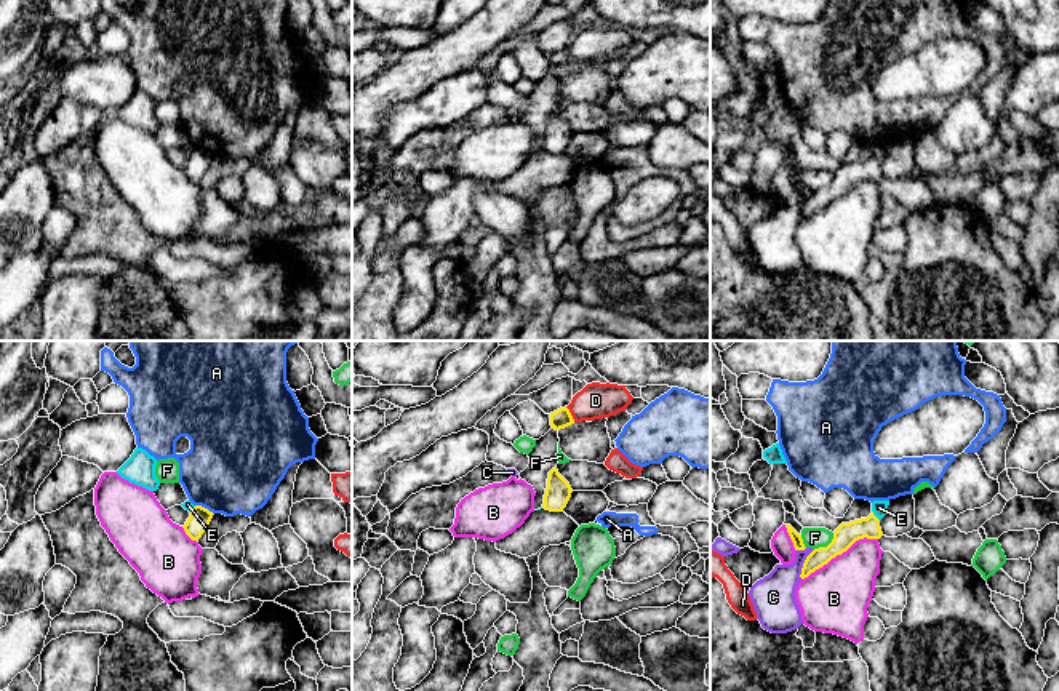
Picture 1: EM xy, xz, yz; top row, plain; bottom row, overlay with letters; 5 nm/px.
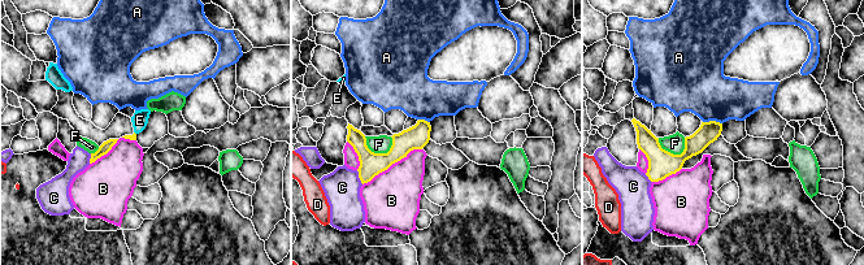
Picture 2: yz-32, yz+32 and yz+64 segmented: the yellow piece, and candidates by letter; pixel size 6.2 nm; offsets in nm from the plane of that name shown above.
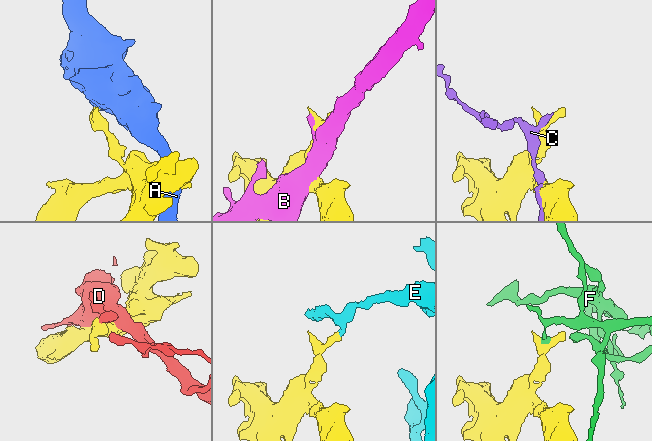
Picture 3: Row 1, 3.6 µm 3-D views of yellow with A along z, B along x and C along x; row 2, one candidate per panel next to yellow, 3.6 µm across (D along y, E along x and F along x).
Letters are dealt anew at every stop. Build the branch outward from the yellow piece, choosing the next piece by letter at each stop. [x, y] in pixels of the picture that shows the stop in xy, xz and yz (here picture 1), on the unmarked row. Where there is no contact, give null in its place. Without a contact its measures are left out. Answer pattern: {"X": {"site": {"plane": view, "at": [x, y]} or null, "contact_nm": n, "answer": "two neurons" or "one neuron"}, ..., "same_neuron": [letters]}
{"A": {"site": {"plane": "xy", "at": [205, 151]}, "contact_nm": 110, "answer": "two neurons"}, "B": {"site": {"plane": "yz", "at": [839, 195]}, "contact_nm": 440, "answer": "two neurons"}, "C": {"site": {"plane": "yz", "at": [803, 205]}, "contact_nm": 170, "answer": "two neurons"}, "D": {"site": {"plane": "xz", "at": [570, 56]}, "contact_nm": 90, "answer": "two neurons"}, "E": {"site": {"plane": "yz", "at": [874, 157]}, "contact_nm": 70, "answer": "two neurons"}, "F": {"site": {"plane": "yz", "at": [827, 187]}, "contact_nm": 130, "answer": "two neurons"}, "same_neuron": []}

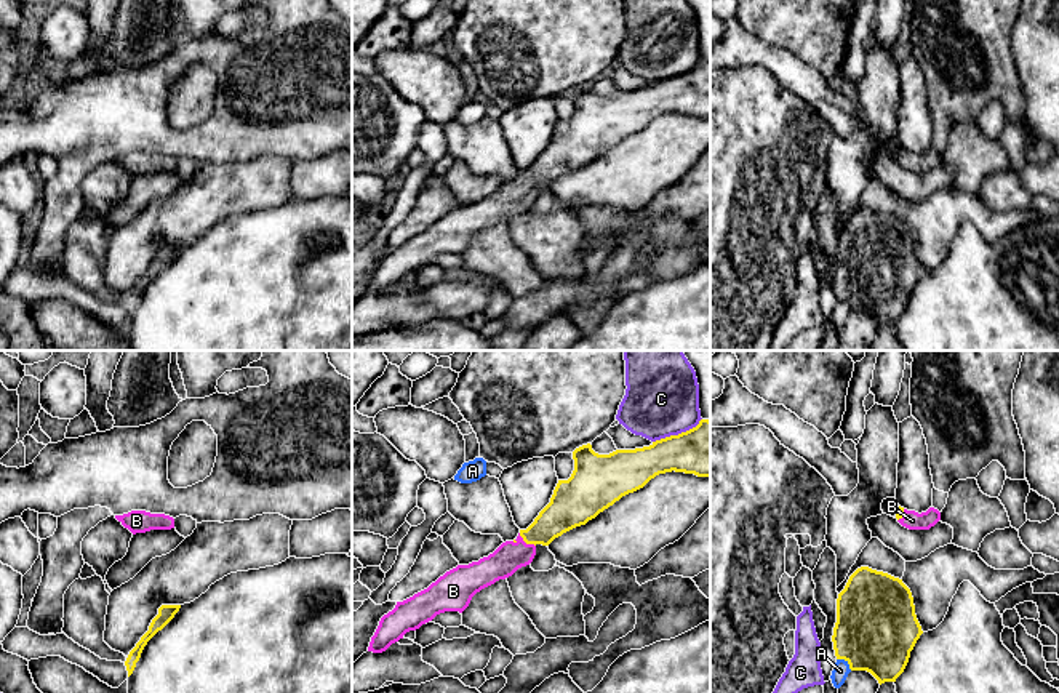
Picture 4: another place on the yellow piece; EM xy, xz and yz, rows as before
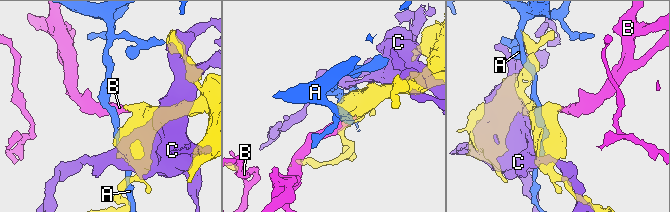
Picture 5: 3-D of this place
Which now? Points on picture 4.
{"A": {"site": {"plane": "yz", "at": [845, 301]}, "contact_nm": 100, "answer": "two neurons"}, "B": {"site": {"plane": "xz", "at": [527, 184]}, "contact_nm": 110, "answer": "one neuron"}, "C": {"site": {"plane": "xz", "at": [679, 76]}, "contact_nm": 280, "answer": "two neurons"}, "same_neuron": ["B"]}

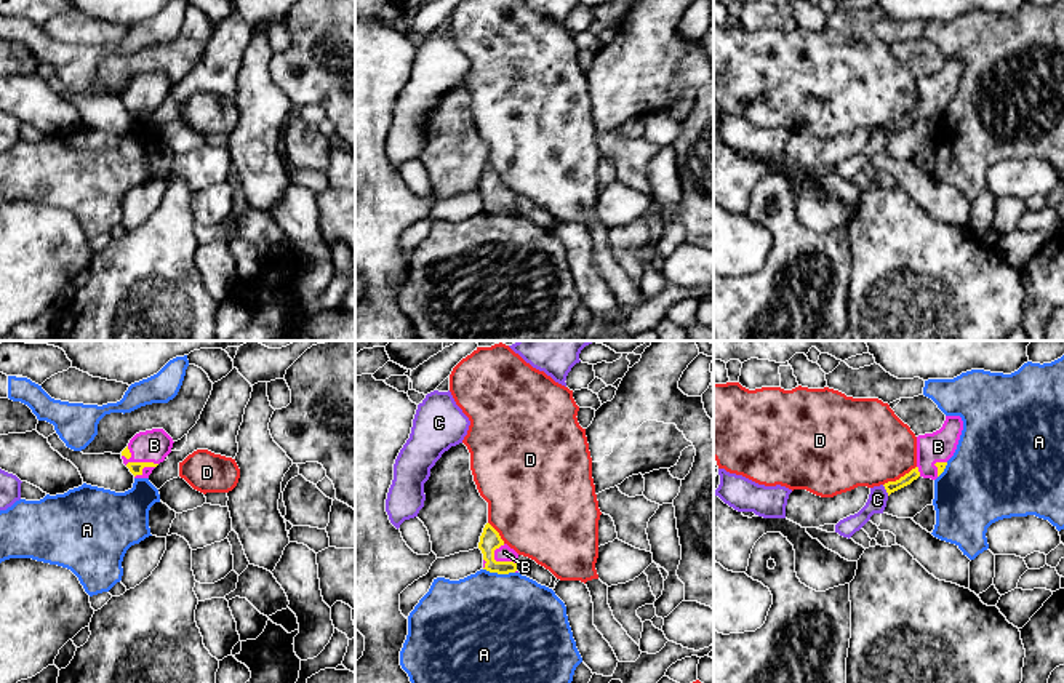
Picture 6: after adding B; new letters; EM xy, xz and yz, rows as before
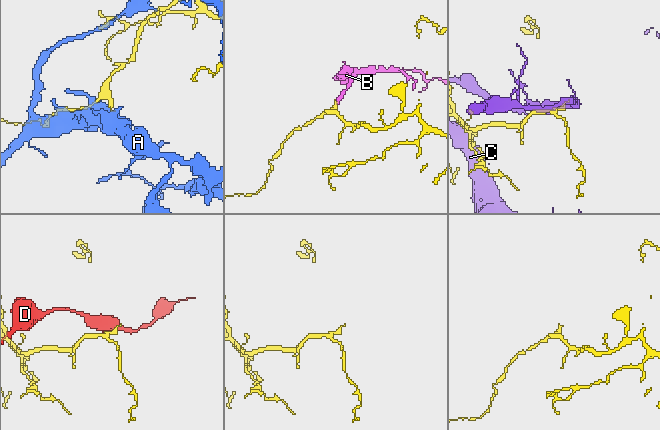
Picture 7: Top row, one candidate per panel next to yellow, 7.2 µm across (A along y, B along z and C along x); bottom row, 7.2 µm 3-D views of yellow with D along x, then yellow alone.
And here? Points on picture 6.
{"A": {"site": {"plane": "xz", "at": [500, 215]}, "contact_nm": 160, "answer": "two neurons"}, "B": {"site": {"plane": "xy", "at": [136, 104]}, "contact_nm": 190, "answer": "one neuron"}, "C": {"site": {"plane": "yz", "at": [885, 130]}, "contact_nm": 70, "answer": "two neurons"}, "D": {"site": {"plane": "yz", "at": [901, 119]}, "contact_nm": 190, "answer": "two neurons"}, "same_neuron": ["B"]}

